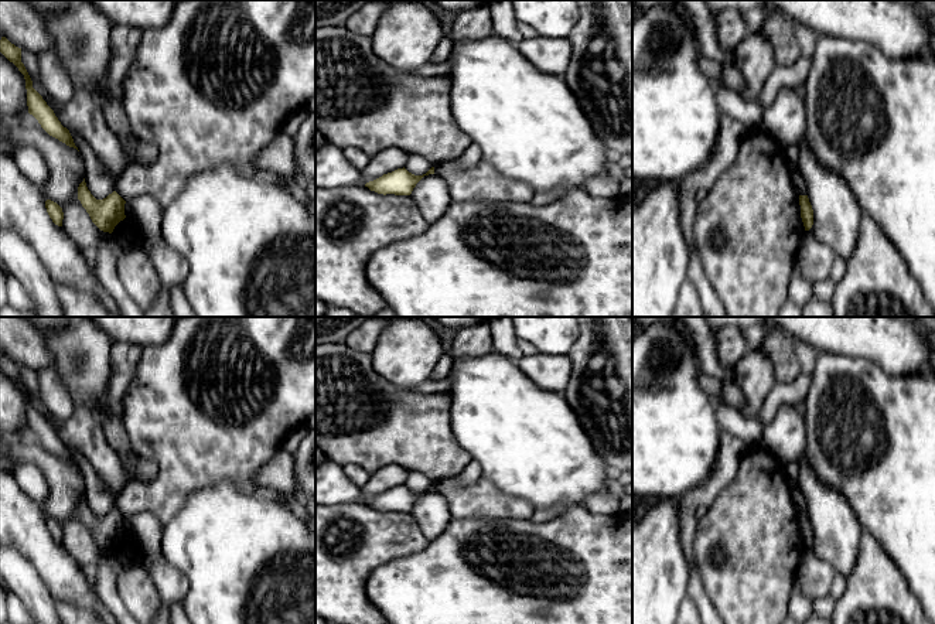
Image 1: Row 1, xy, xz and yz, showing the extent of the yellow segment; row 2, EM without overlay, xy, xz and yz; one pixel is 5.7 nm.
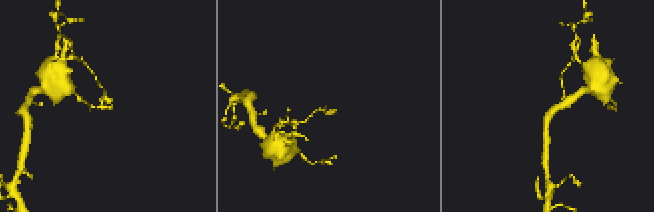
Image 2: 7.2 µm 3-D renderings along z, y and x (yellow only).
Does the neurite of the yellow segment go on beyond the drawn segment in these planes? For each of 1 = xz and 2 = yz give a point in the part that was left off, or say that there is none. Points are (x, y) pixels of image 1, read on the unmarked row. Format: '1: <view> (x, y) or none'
1: none
2: none

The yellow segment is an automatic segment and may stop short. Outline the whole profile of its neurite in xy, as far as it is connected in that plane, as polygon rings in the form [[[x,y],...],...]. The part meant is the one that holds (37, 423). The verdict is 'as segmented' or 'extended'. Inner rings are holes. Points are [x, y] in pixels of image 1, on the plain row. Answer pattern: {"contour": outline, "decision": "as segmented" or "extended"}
{"contour": [[[6,354],[0,357],[0,369],[13,379],[18,388],[24,392],[25,406],[27,406],[27,423],[28,430],[33,432],[41,444],[52,454],[65,460],[69,464],[78,467],[74,460],[74,456],[66,444],[61,441],[54,427],[47,422],[42,413],[33,405],[33,398],[21,379],[21,365],[11,361]]], "decision": "as segmented"}

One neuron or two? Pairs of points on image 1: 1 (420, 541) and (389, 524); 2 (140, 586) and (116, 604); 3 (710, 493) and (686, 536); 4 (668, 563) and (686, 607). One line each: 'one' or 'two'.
1: one
2: two
3: one
4: two

